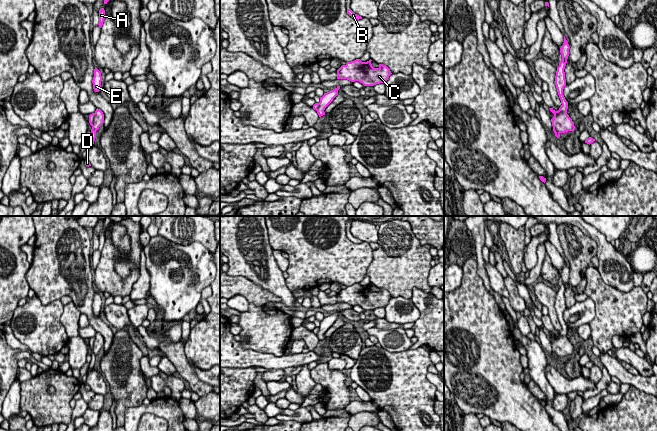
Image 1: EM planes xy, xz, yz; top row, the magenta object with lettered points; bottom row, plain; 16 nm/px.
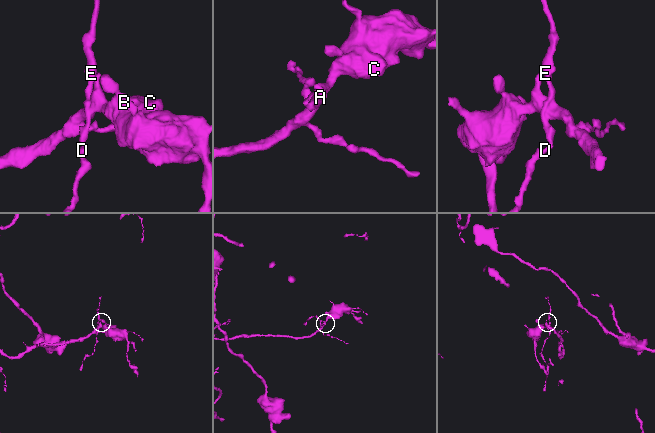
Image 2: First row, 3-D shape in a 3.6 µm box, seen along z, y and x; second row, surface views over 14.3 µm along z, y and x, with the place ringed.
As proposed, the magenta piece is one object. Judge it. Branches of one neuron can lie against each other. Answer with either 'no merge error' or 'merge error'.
no merge error

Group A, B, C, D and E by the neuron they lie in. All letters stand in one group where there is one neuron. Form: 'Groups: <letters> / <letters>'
Groups: A B C D E

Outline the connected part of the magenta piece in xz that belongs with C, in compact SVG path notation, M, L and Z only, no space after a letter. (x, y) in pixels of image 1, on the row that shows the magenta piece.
M356 59L347 62L337 70L337 79L347 79L351 82L359 81L364 86L385 84L392 74L390 69L383 64L379 64L378 68L374 68L371 61L370 59L367 62L362 62L360 59Z

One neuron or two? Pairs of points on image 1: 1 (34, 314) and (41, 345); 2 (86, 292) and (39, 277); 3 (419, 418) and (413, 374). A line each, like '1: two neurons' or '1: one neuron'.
1: one neuron
2: one neuron
3: one neuron

